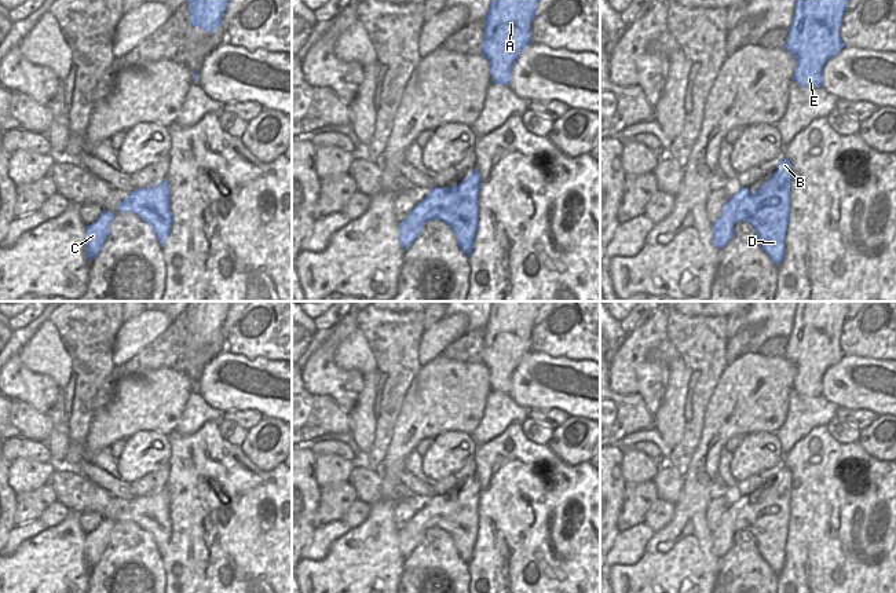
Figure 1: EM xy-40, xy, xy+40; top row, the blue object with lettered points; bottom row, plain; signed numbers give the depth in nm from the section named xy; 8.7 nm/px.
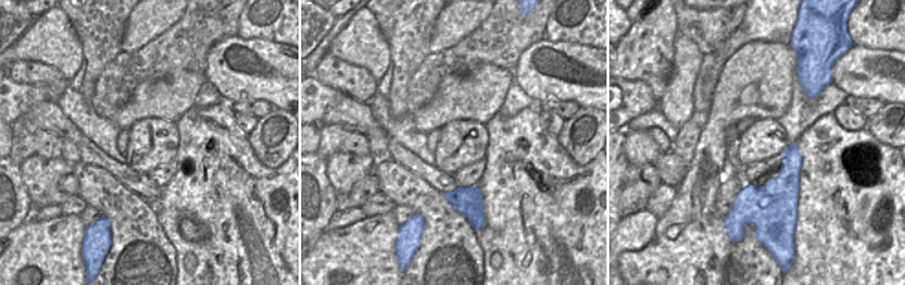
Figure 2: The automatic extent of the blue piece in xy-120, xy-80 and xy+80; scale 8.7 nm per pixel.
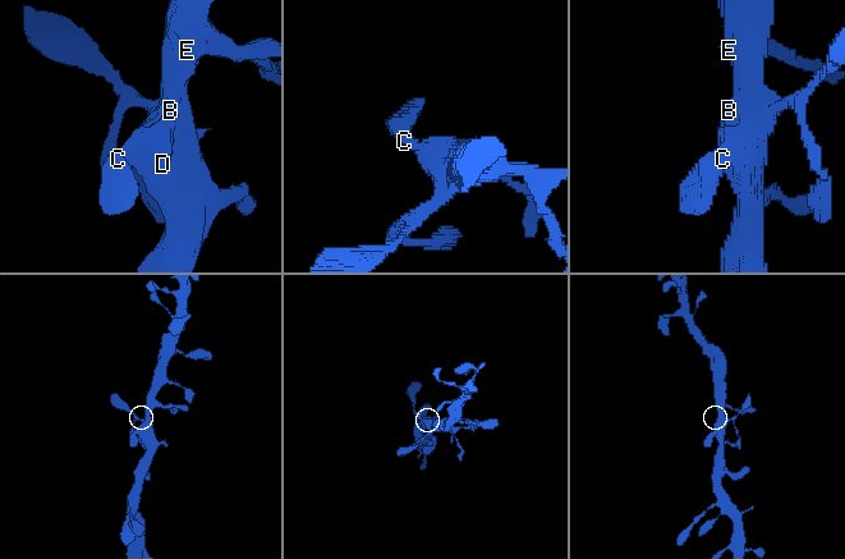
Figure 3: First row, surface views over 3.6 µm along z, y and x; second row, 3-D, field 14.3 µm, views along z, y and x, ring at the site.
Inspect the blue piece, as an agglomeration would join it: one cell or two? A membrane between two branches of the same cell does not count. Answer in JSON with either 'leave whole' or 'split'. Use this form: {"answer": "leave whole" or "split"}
{"answer": "leave whole"}

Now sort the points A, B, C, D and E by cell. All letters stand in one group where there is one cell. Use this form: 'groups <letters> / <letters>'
groups A B C D E

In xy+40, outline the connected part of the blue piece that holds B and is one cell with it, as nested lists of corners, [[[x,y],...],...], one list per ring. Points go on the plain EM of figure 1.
[[[782,465],[778,477],[764,490],[756,502],[742,495],[724,512],[720,524],[712,532],[714,556],[724,556],[734,545],[734,535],[747,530],[757,543],[761,557],[774,572],[785,565],[785,546],[790,519],[791,471]]]

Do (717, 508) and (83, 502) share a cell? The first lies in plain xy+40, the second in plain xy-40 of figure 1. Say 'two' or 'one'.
two

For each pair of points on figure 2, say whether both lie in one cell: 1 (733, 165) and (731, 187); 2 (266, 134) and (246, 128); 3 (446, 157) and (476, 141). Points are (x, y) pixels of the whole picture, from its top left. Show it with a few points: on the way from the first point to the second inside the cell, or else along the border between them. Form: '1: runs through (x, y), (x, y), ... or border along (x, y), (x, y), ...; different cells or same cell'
1: border along (728, 172), (735, 174); different cells
2: border along (257, 120), (248, 135); different cells
3: runs through (453, 152), (462, 142), (469, 141); same cell

